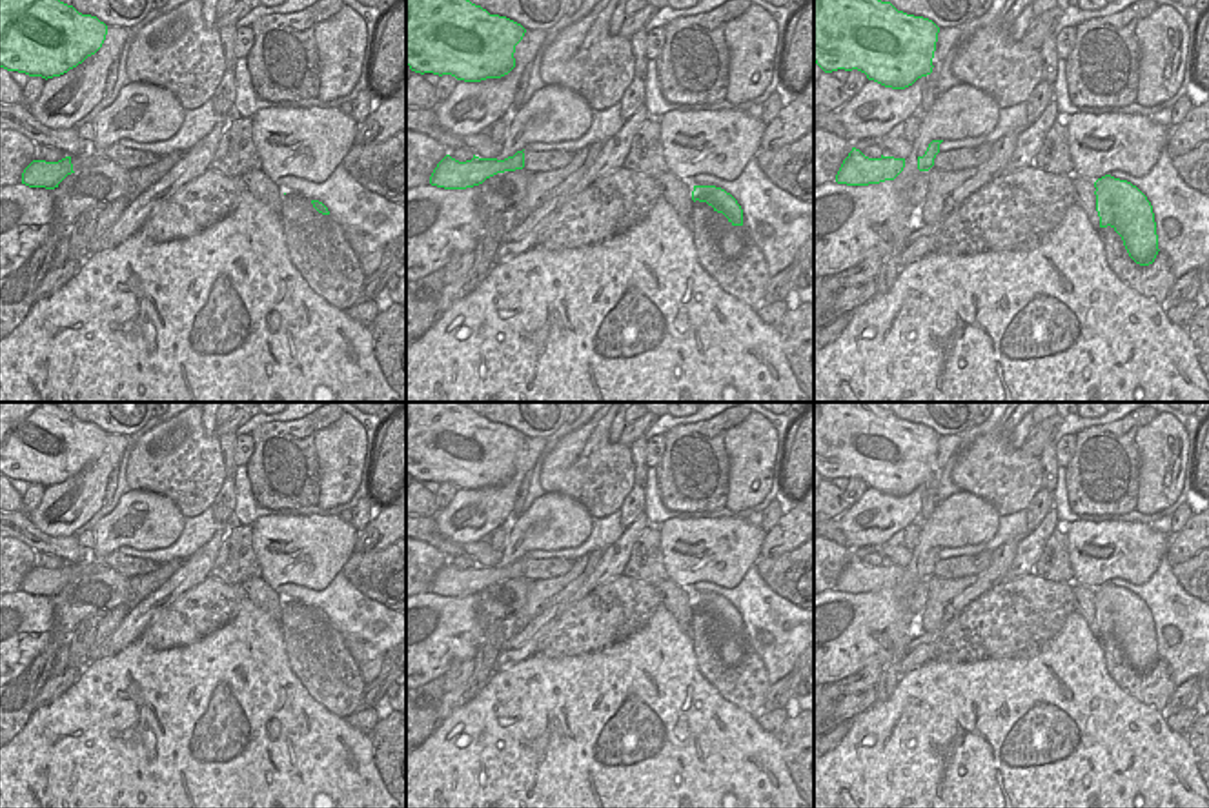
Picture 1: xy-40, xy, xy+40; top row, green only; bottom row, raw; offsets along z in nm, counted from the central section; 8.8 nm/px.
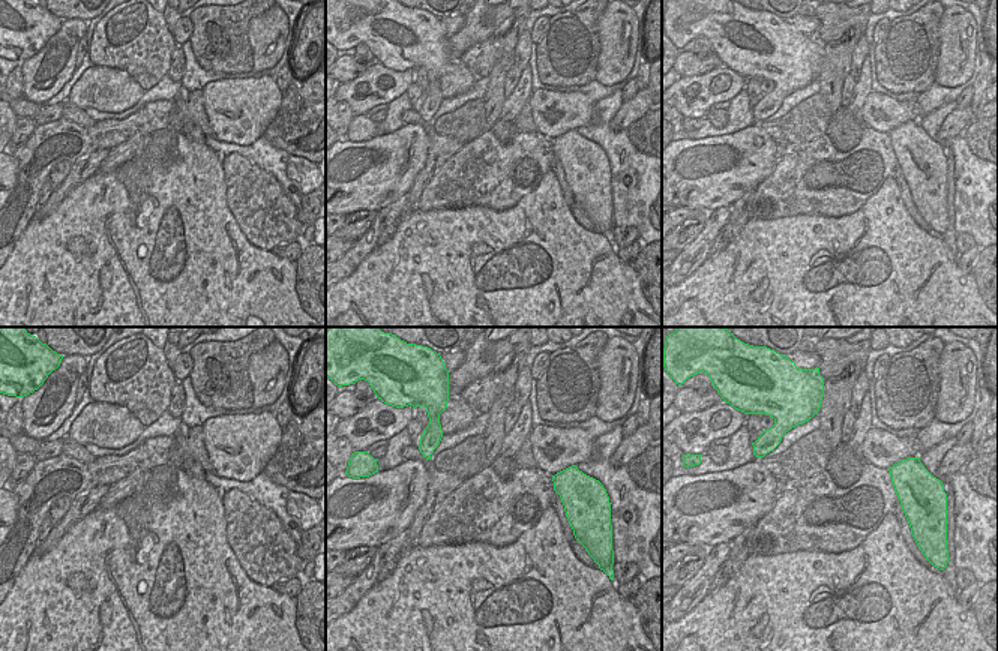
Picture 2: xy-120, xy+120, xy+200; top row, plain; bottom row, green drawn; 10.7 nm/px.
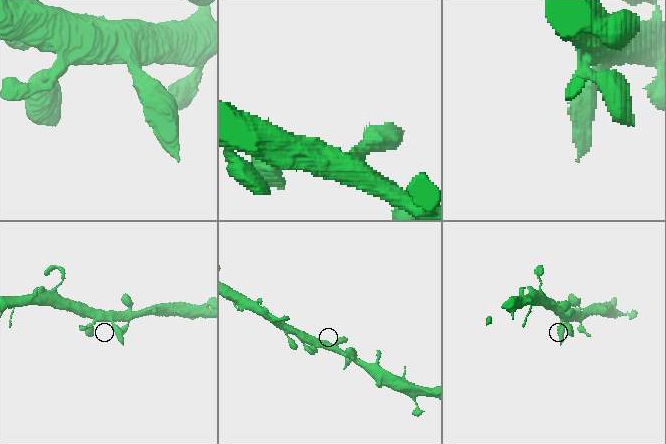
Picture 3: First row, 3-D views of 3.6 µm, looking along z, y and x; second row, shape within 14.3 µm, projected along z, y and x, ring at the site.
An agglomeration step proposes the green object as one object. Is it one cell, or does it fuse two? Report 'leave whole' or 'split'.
leave whole

